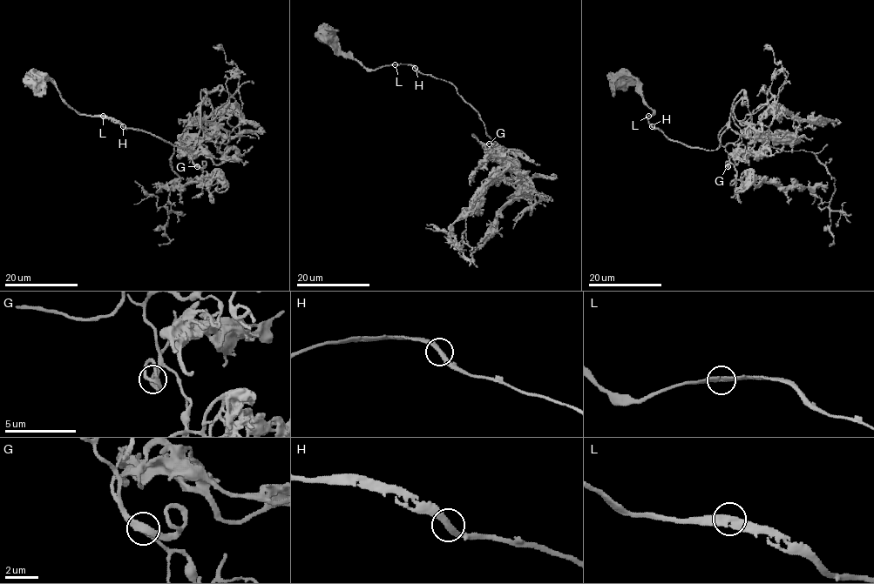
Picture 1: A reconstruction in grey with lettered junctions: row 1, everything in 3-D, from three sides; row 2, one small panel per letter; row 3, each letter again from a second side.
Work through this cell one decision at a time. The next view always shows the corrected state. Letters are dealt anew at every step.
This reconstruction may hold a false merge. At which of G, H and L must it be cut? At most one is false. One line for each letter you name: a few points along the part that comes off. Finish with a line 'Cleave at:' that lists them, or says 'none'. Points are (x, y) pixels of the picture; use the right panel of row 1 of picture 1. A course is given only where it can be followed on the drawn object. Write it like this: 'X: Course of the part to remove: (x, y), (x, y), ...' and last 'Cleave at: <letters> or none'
Cleave at: none

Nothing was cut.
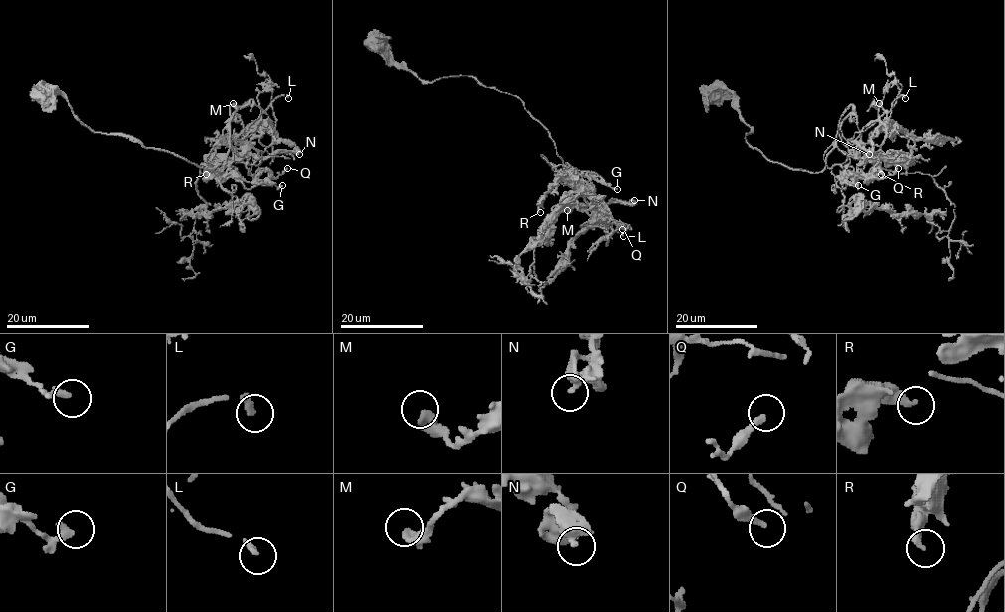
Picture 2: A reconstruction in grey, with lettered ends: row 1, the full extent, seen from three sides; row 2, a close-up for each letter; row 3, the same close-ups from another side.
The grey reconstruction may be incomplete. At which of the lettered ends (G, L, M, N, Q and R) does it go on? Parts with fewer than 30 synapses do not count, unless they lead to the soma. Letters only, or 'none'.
R

